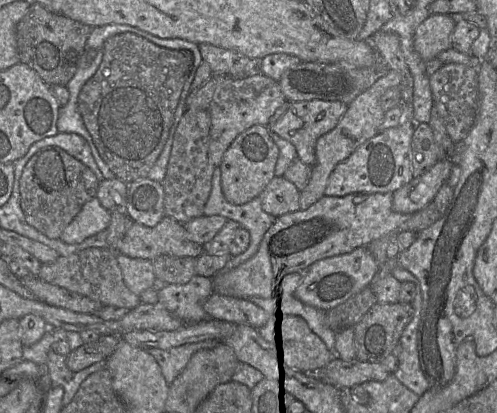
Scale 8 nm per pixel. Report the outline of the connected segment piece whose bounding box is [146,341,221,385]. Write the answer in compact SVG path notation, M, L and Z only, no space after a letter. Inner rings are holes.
M201 341L169 349L148 348L146 351L156 360L165 381L170 385L194 353L203 349L211 349L218 342L221 341Z

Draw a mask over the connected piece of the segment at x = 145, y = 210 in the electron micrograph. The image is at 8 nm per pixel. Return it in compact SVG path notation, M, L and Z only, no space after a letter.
M149 176L129 183L126 209L133 222L146 227L156 226L165 216L162 183Z

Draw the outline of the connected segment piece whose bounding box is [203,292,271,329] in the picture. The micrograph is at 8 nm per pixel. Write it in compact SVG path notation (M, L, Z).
M215 292L204 302L203 309L212 319L257 329L266 324L271 316L248 299L228 297Z

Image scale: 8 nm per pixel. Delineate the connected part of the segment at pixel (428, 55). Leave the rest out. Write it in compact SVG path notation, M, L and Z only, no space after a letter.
M431 14L416 29L414 49L424 62L452 47L451 36L456 22L448 14Z

